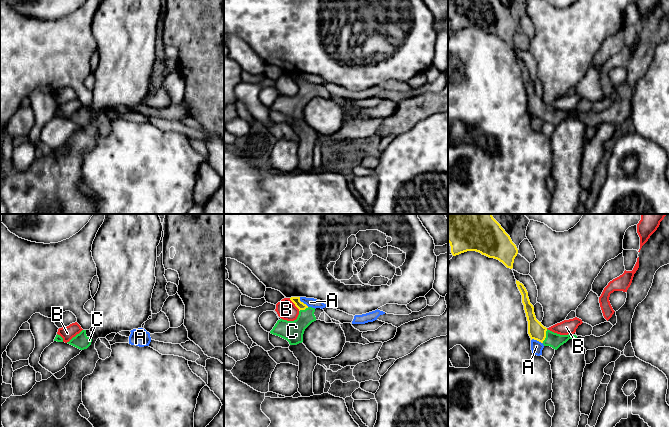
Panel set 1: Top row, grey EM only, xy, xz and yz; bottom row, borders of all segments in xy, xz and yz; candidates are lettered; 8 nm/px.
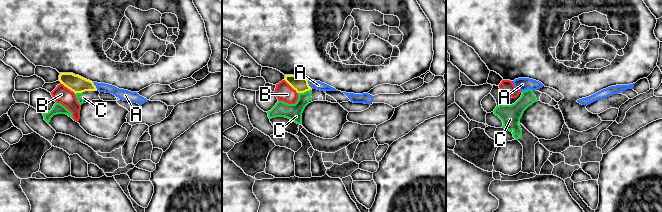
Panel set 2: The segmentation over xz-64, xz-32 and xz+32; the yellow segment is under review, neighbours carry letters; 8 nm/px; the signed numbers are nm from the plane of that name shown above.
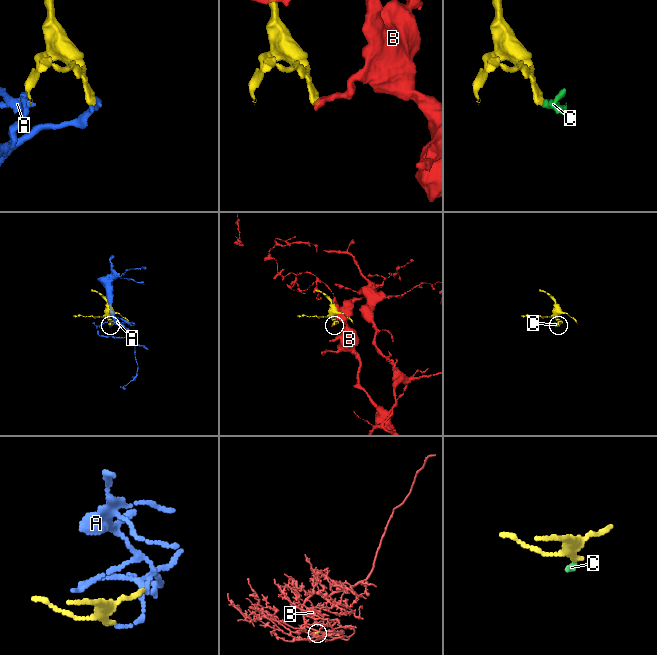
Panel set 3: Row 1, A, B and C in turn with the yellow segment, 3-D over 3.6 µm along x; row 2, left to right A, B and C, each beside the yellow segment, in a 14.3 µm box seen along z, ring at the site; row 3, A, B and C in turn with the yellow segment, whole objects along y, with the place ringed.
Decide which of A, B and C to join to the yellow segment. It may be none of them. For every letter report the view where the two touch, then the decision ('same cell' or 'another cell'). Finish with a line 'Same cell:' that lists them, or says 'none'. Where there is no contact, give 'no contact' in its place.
A: meets yellow in xz; another cell
B: meets yellow in xz; another cell
C: meets yellow in yz; same cell
Same cell: C

